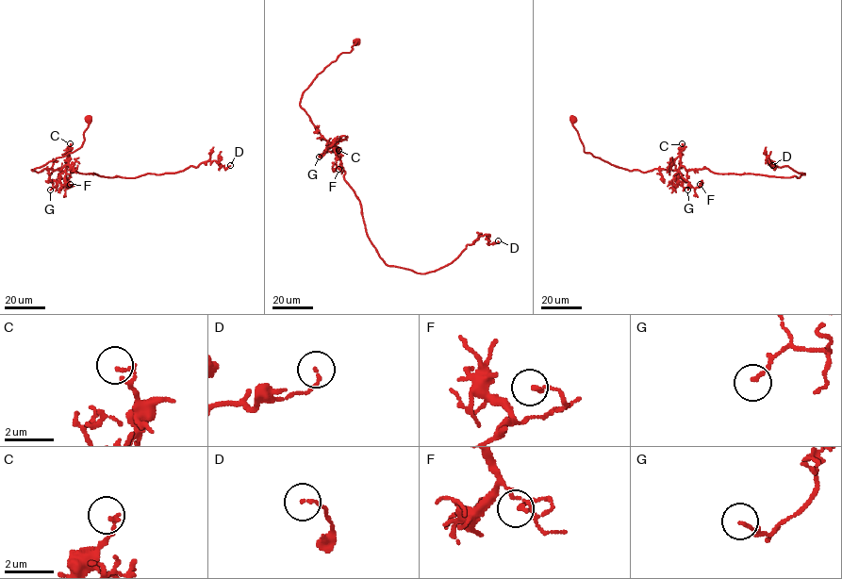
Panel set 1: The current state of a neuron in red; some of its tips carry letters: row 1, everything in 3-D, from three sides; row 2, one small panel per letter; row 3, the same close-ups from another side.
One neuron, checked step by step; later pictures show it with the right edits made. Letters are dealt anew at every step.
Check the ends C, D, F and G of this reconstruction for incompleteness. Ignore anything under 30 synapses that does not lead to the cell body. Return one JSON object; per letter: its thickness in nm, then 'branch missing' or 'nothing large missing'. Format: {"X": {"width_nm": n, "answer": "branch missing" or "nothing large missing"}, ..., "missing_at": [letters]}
{"C": {"width_nm": 160, "answer": "nothing large missing"}, "D": {"width_nm": 120, "answer": "nothing large missing"}, "F": {"width_nm": 160, "answer": "nothing large missing"}, "G": {"width_nm": 150, "answer": "nothing large missing"}, "missing_at": []}

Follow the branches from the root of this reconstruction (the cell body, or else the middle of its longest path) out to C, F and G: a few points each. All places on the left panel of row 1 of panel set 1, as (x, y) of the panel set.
C: (88, 119), (85, 140), (79, 148), (31, 170), (63, 171), (67, 167), (70, 143)
F: (88, 119), (79, 148), (31, 170), (62, 170), (68, 188), (73, 185), (70, 184)
G: (88, 119), (85, 140), (79, 148), (31, 170), (62, 171), (57, 188), (50, 190)

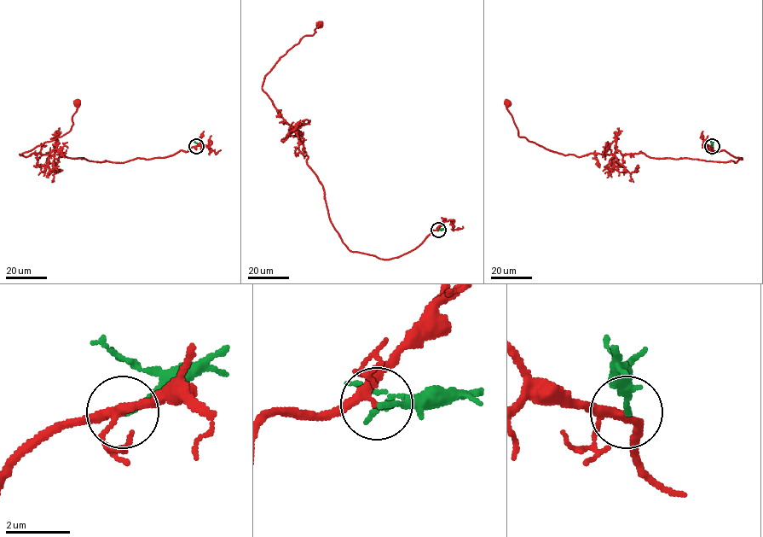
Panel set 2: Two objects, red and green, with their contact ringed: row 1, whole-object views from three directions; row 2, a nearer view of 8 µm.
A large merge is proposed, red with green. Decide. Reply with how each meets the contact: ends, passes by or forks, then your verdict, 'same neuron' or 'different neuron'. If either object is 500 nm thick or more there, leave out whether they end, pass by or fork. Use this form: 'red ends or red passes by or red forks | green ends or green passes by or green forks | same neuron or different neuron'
red forks | green ends | different neuron

